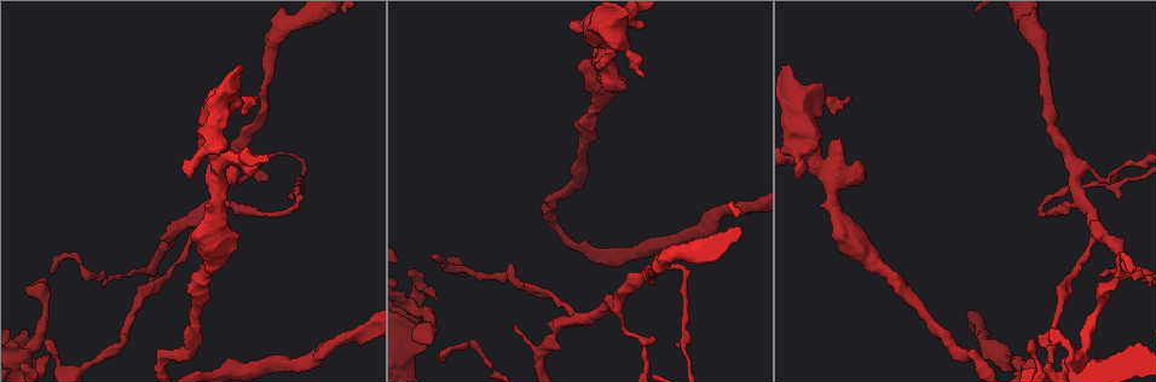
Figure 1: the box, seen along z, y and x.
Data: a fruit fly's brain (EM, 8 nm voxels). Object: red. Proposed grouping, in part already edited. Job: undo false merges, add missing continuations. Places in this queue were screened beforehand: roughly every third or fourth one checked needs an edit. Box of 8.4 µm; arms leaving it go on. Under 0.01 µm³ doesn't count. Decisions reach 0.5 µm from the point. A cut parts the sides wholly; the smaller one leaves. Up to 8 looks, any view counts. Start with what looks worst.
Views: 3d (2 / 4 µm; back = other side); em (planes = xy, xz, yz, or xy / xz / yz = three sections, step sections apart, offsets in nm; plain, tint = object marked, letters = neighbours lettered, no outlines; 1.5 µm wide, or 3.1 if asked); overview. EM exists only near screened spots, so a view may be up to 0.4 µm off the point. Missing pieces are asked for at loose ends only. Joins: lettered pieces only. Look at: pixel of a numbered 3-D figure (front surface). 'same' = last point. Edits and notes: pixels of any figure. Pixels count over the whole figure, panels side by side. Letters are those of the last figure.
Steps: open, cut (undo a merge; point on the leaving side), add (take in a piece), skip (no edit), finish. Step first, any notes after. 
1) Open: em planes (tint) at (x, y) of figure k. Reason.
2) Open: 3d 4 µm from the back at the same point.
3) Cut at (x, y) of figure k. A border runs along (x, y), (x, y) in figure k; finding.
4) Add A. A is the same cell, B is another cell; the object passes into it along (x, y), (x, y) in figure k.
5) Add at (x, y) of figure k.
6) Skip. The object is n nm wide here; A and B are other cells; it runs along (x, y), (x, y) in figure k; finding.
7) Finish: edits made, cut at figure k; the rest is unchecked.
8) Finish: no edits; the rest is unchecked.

Open: em xy step 8 (tint) at (578, 317) of figure 1. Side arm on a straight run.

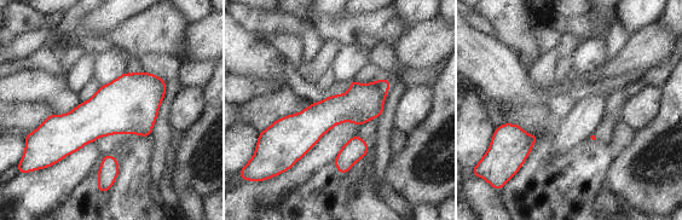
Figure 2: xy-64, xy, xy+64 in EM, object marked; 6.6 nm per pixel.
Open: em xy step 8 (letters) at the same point. See the neighbours.

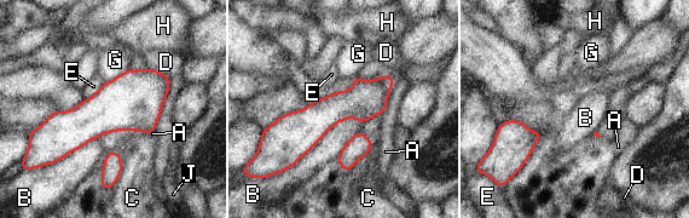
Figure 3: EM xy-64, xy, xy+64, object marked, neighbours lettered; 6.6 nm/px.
Skip. The object is 200 nm wide here; the longest contact is with B, 600 nm; A, B, C, D, E, G, H and J are other cells; all the same neuron.

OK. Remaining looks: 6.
Open: em planes (letters) at (862, 169) of figure 1. An open end.

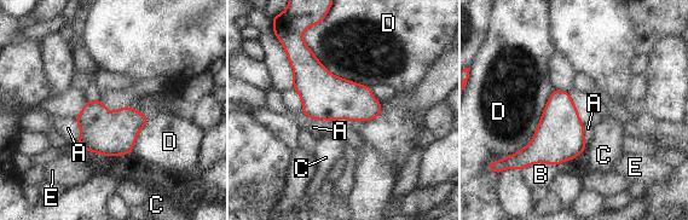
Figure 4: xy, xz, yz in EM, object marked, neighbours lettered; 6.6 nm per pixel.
Skip. A, B, C, D and E are other cells; a border runs along (73, 119), (79, 127), (79, 143) in figure 4; none of them fits.

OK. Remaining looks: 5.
Open: em 3.1 µm xy step 8 (letters) at (426, 348) of figure 1. Stops while still wide.

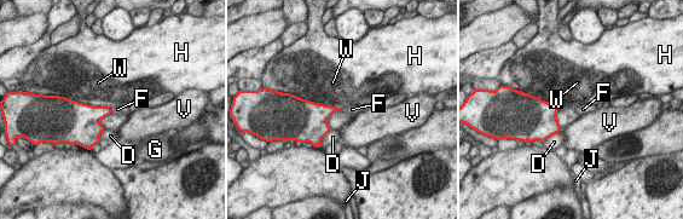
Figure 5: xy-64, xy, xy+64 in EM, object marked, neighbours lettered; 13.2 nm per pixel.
Open: em 3.1 µm xz step 8 (letters) at the same point.

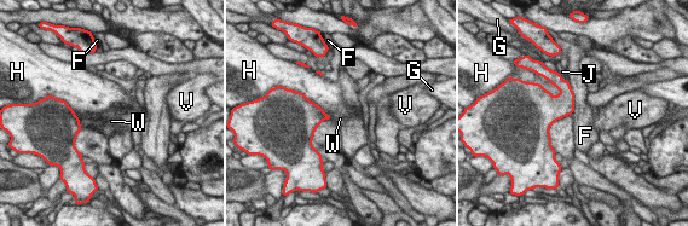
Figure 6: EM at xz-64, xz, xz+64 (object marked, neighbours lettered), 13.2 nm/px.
Skip. F, G, H, J, V and W are other cells; a border runs along (573, 92), (573, 111), (571, 114) in figure 6; none of them fits.

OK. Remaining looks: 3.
Finish: no edits; the rest is unchecked.

